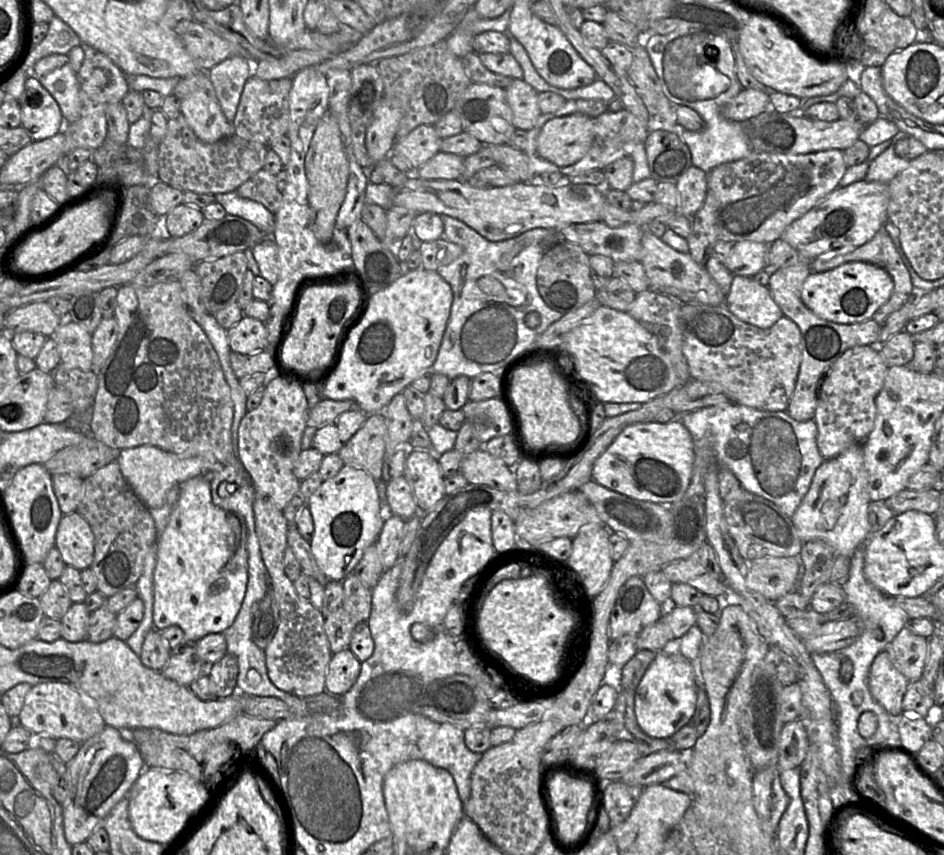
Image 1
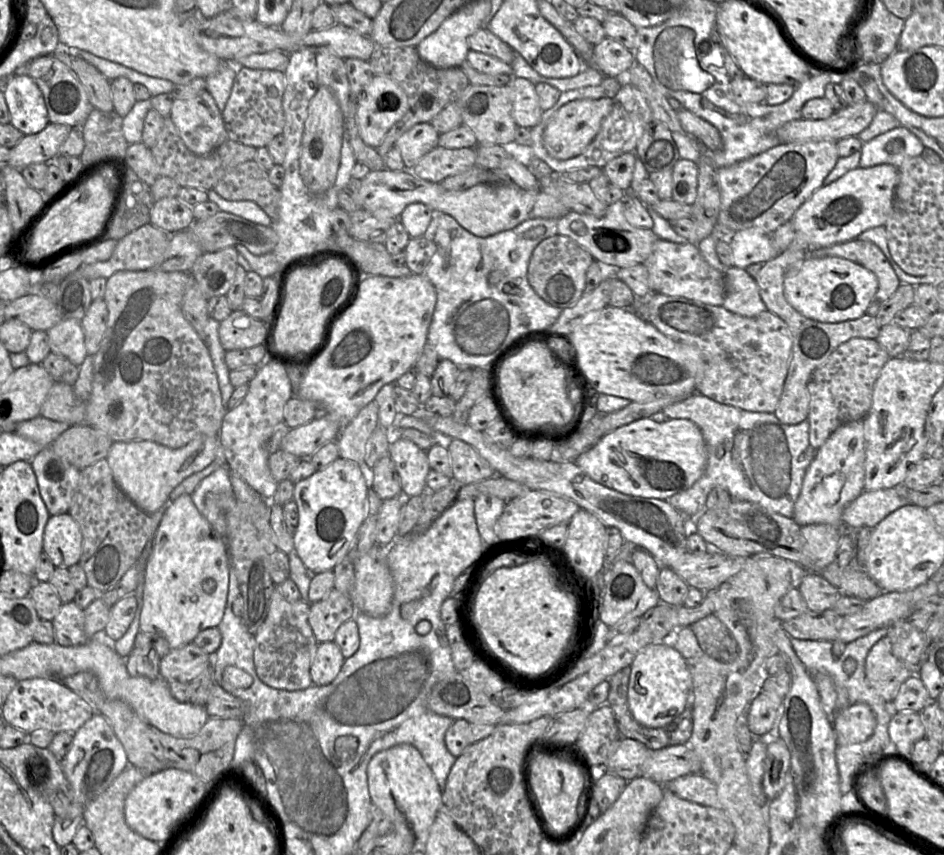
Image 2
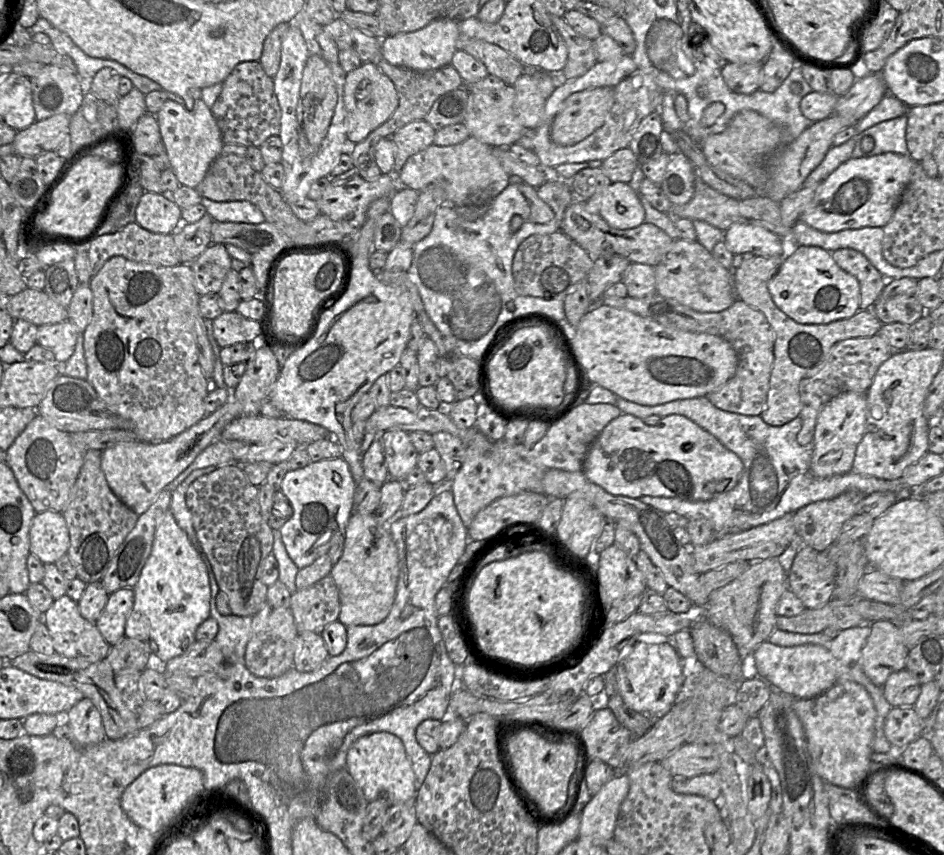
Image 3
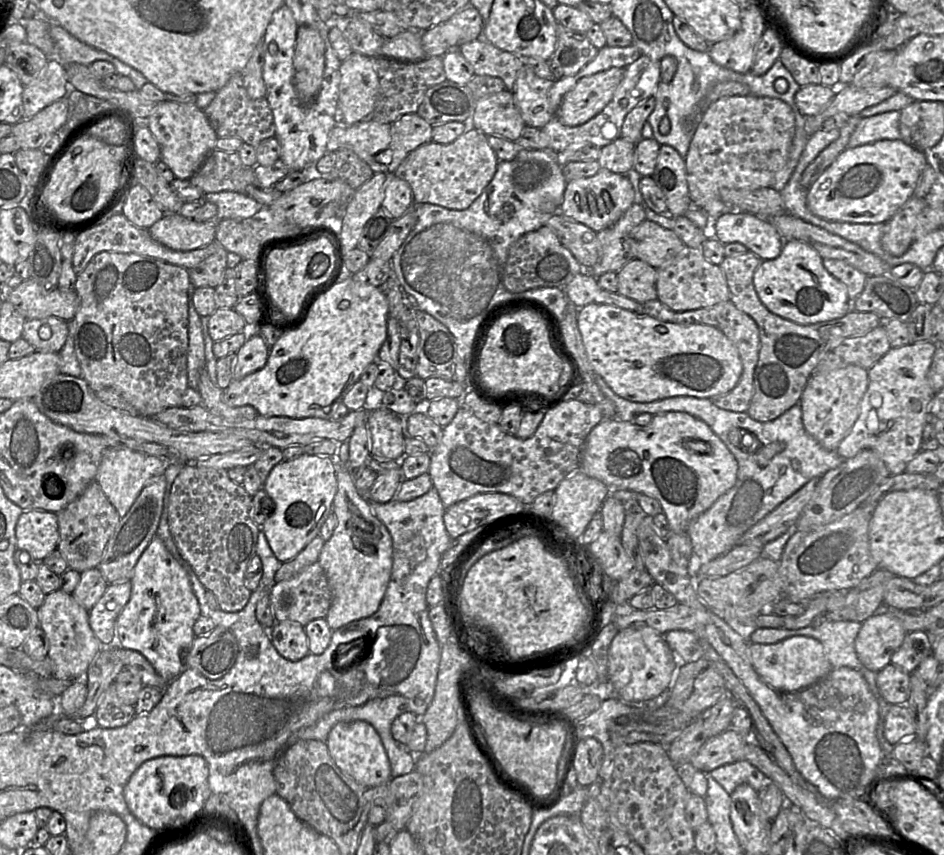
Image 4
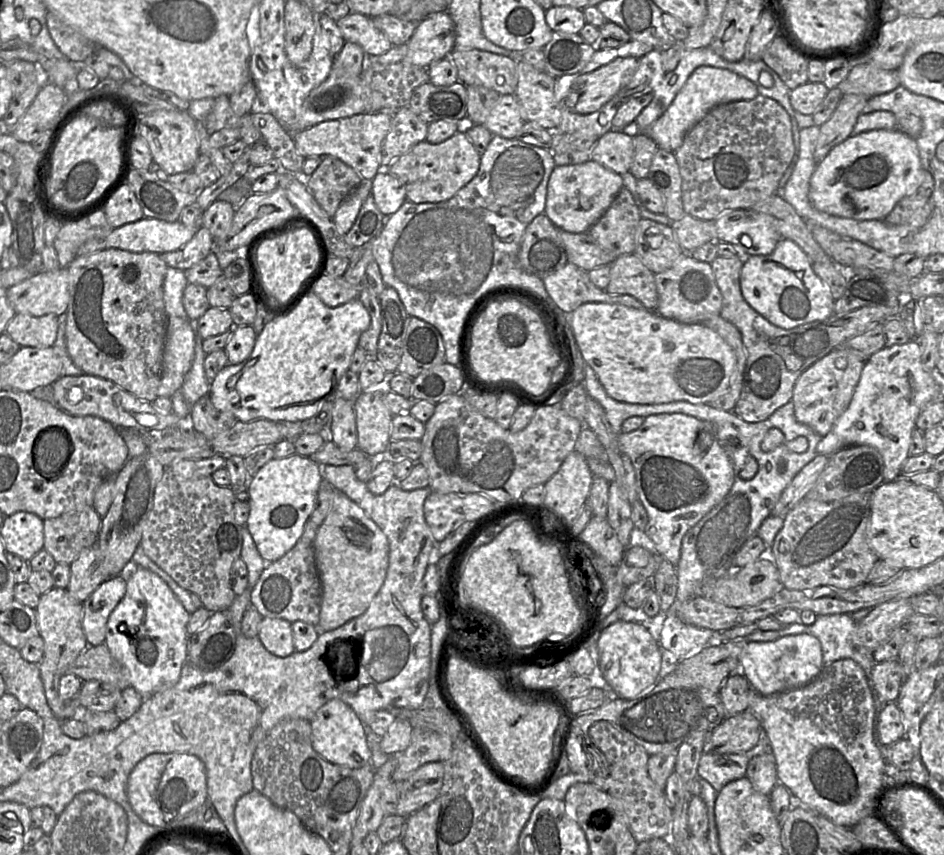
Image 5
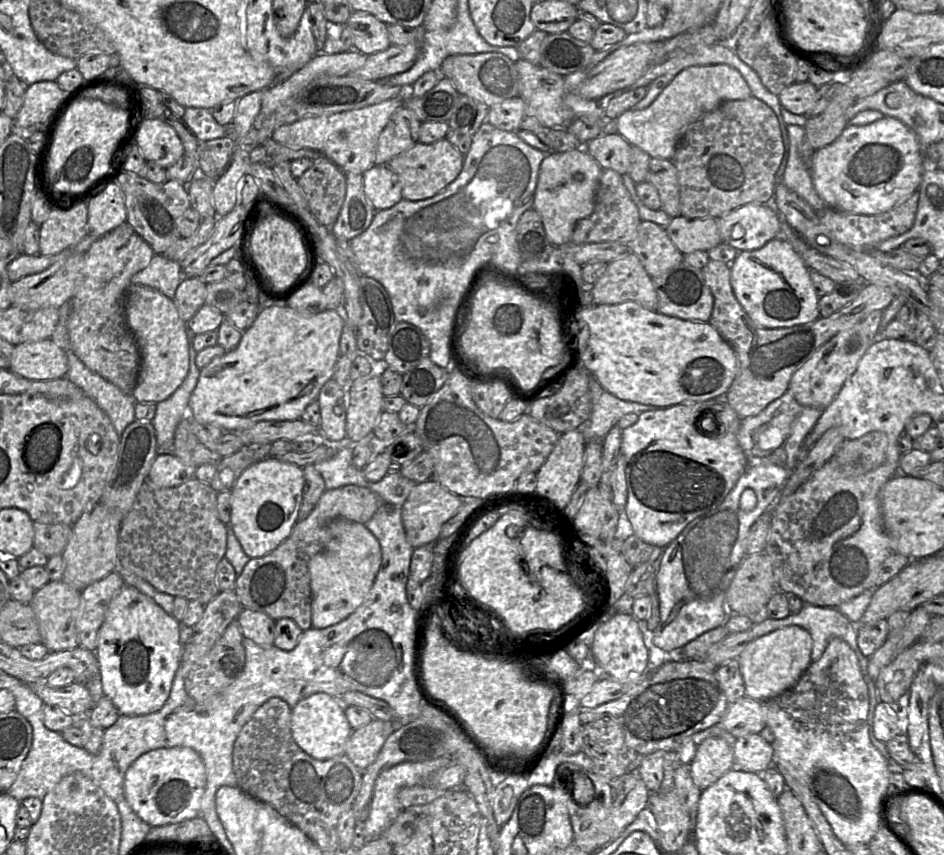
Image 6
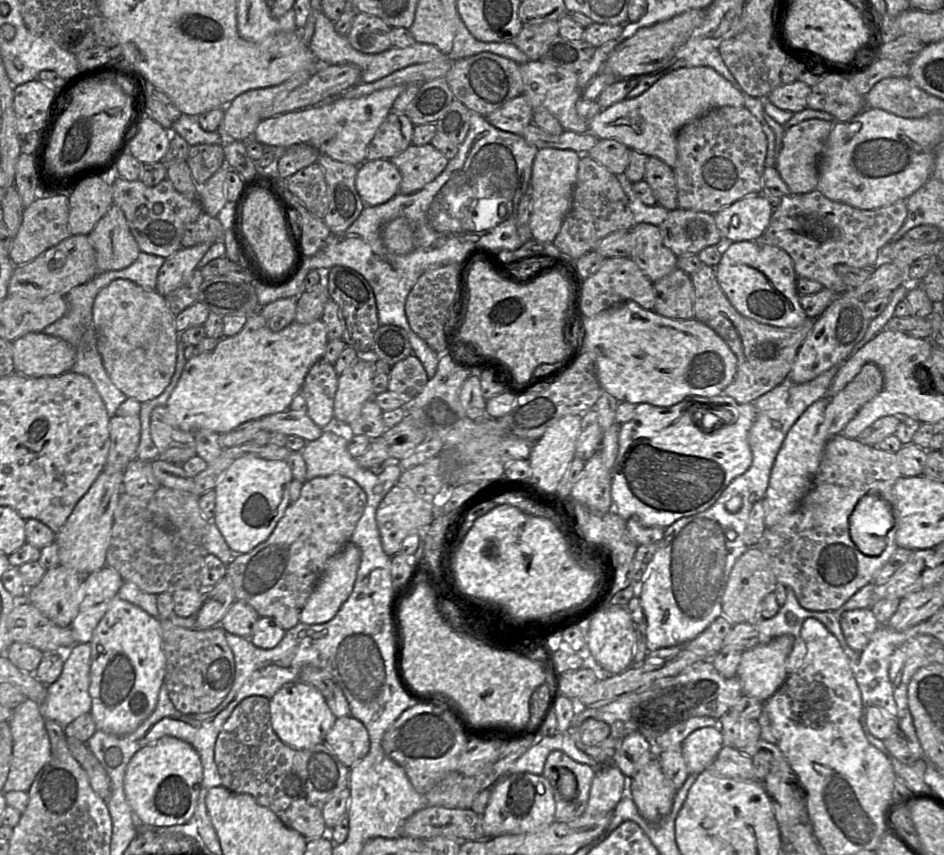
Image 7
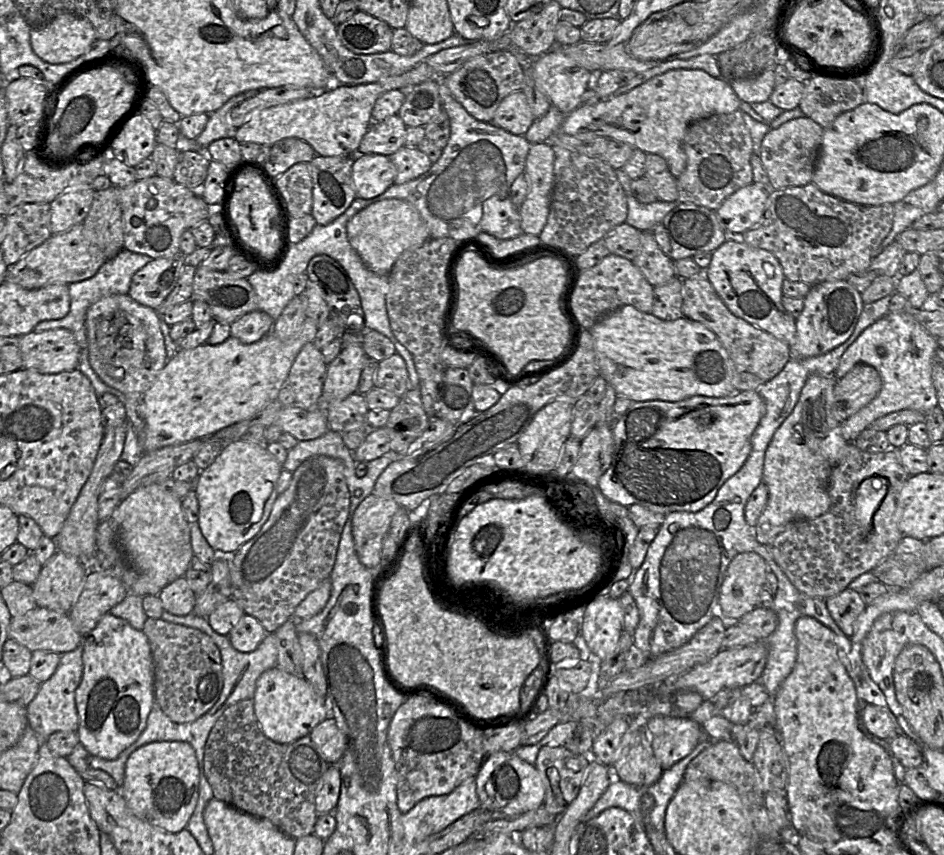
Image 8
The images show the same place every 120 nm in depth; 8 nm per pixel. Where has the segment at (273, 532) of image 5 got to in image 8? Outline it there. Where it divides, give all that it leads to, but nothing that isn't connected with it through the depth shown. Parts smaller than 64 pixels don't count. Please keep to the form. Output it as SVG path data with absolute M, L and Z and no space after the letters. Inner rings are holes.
M241 438L227 443L214 462L200 471L194 486L199 504L197 523L214 550L235 553L258 533L279 495L277 481L282 469L260 442Z

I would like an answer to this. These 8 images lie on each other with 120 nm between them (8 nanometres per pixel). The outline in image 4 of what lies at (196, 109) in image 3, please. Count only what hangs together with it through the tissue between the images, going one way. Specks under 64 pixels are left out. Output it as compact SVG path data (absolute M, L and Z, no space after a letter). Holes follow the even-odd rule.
M164 101L159 103L147 120L137 121L149 127L160 147L160 160L167 164L176 178L190 179L208 154L216 149L218 136L204 110L196 104Z

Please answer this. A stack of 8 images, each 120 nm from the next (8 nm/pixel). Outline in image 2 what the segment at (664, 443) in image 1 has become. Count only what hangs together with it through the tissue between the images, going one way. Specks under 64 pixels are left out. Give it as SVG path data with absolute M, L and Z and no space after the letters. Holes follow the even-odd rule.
M642 418L608 432L576 460L595 482L623 494L666 500L689 489L702 476L707 463L701 430L687 419L657 423Z

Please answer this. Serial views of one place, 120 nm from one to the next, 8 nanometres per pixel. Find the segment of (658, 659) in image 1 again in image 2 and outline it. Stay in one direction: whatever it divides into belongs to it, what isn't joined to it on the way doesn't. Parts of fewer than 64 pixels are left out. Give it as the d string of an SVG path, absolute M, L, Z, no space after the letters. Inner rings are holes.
M649 644L635 656L630 667L627 700L637 722L649 728L660 728L684 711L692 690L692 675L686 660L674 646Z

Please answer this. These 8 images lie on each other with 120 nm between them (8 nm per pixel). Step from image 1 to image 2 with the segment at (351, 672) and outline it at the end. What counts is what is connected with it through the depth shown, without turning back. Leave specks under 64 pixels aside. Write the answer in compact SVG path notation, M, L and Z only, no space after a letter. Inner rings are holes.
M333 641L318 643L315 656L310 667L310 675L314 685L330 684L339 674L345 657Z

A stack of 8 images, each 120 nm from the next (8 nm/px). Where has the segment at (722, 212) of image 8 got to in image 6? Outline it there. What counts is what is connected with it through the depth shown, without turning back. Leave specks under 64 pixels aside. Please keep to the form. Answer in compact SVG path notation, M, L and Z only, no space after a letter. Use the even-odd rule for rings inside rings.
M748 203L717 218L722 242L737 251L756 250L779 236L781 216L772 204Z

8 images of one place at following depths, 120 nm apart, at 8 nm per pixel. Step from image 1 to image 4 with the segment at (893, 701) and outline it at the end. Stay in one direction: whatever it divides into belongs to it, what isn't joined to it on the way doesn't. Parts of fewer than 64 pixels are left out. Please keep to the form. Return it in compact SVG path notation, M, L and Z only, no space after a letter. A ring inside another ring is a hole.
M883 607L877 613L866 619L855 639L857 657L868 670L878 673L888 664L891 664L892 655L902 645L907 632L901 622L890 611Z

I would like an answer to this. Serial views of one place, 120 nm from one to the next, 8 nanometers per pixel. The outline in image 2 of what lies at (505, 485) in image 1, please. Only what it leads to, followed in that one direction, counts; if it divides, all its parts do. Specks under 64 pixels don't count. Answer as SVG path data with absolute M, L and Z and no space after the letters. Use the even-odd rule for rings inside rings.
M452 439L447 450L451 459L451 478L462 484L470 484L499 475L472 446L461 440Z

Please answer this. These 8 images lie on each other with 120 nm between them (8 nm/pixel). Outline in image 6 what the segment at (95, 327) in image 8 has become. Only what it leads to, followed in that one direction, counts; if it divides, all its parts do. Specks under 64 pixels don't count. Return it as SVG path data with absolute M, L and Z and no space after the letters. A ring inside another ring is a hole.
M131 284L125 301L126 323L140 352L140 367L132 397L136 402L158 403L181 385L190 366L186 322L180 317L172 299L151 287Z

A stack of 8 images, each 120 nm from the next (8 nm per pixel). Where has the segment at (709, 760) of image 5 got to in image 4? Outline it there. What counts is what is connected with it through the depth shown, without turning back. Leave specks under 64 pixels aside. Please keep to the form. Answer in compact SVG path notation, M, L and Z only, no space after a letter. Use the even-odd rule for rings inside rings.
M747 760L720 766L707 774L713 777L729 794L741 784L748 784L759 791L772 782Z

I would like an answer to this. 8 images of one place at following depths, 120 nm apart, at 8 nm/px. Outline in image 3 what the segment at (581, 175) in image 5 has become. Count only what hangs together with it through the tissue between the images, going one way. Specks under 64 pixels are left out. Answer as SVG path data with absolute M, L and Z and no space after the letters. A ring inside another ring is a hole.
M612 182L585 202L588 212L600 215L609 226L626 230L645 222L645 210L628 183Z

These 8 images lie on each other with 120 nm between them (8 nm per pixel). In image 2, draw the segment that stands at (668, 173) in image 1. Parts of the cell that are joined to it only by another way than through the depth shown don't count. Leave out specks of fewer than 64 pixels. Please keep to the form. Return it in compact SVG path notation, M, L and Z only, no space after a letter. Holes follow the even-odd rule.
M654 118L643 131L634 153L648 174L672 171L681 159L672 132L663 122Z

